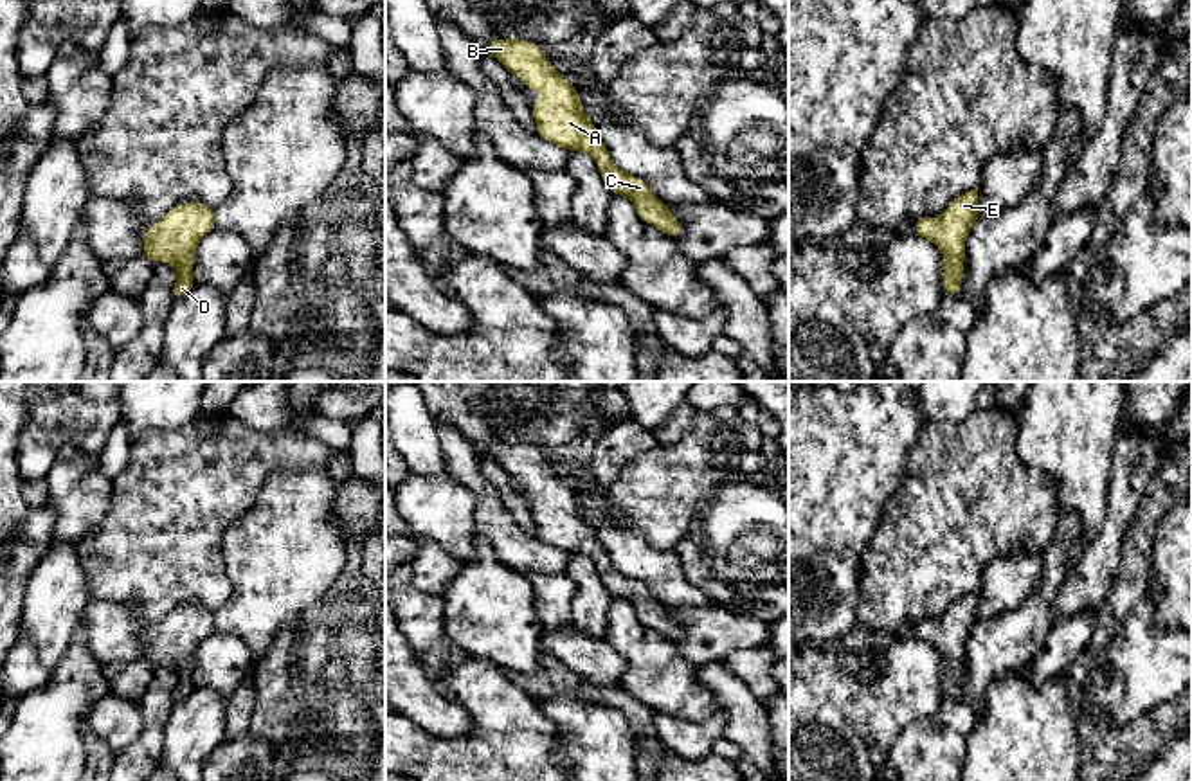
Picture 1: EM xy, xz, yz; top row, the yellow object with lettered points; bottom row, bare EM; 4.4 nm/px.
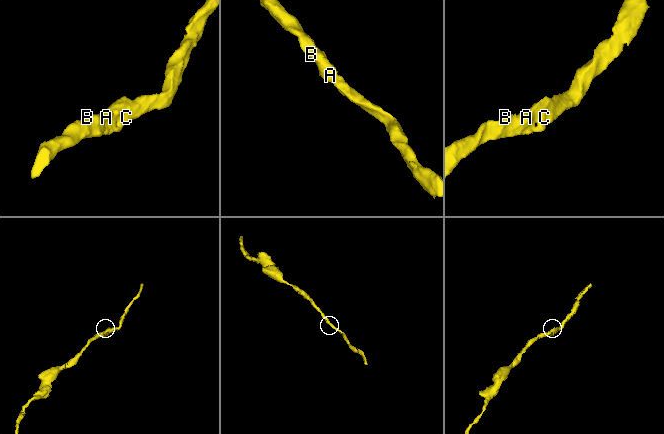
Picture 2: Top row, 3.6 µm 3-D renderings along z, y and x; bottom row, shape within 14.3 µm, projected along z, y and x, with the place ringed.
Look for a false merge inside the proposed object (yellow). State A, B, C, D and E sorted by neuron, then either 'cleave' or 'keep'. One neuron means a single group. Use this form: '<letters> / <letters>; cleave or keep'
A B C D E; keep

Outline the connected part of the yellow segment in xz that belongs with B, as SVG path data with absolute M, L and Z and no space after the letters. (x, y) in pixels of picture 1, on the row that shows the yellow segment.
M490 40L488 54L495 56L513 76L528 77L524 85L529 94L533 88L544 88L544 99L531 103L531 113L537 122L537 133L569 151L591 155L600 167L605 185L636 203L637 216L677 238L682 234L682 223L673 218L672 211L661 202L637 176L623 173L609 157L605 144L600 140L596 126L583 113L576 85L567 83L542 47L526 40Z

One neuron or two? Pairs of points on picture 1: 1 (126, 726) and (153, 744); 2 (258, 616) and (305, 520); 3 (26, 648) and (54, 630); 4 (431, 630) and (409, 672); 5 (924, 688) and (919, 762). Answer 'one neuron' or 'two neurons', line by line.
1: two neurons
2: one neuron
3: two neurons
4: two neurons
5: two neurons

